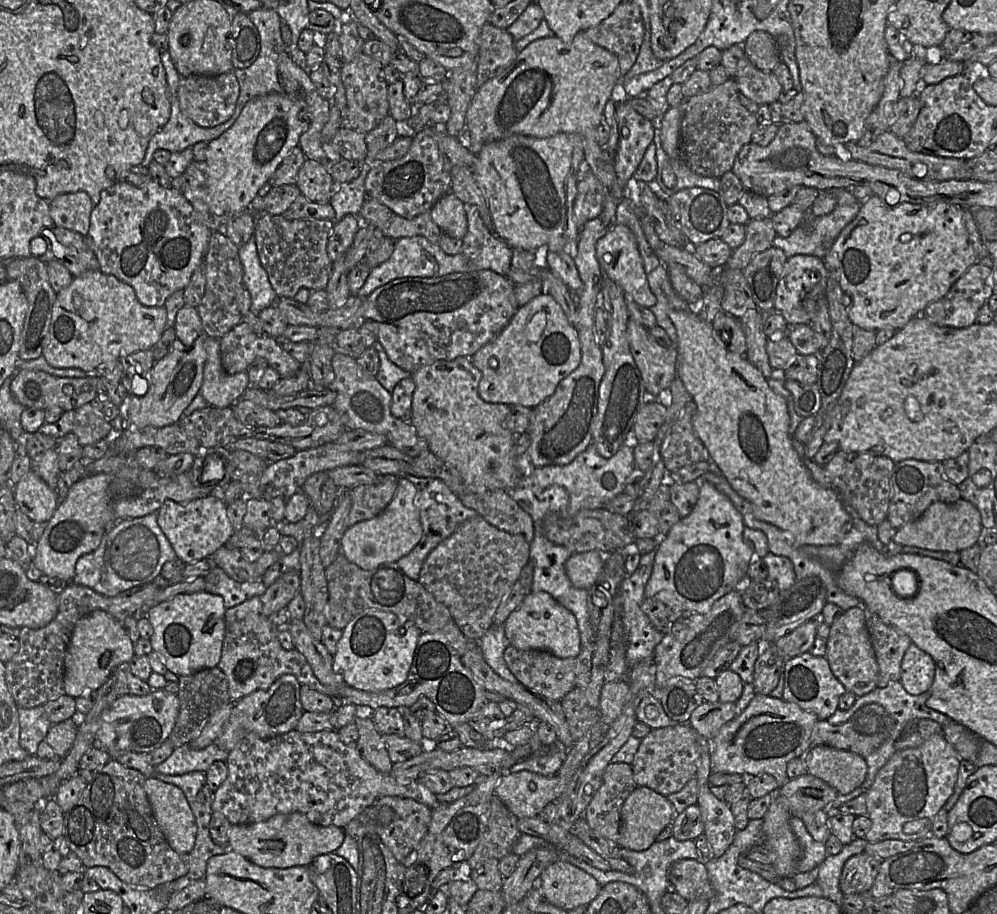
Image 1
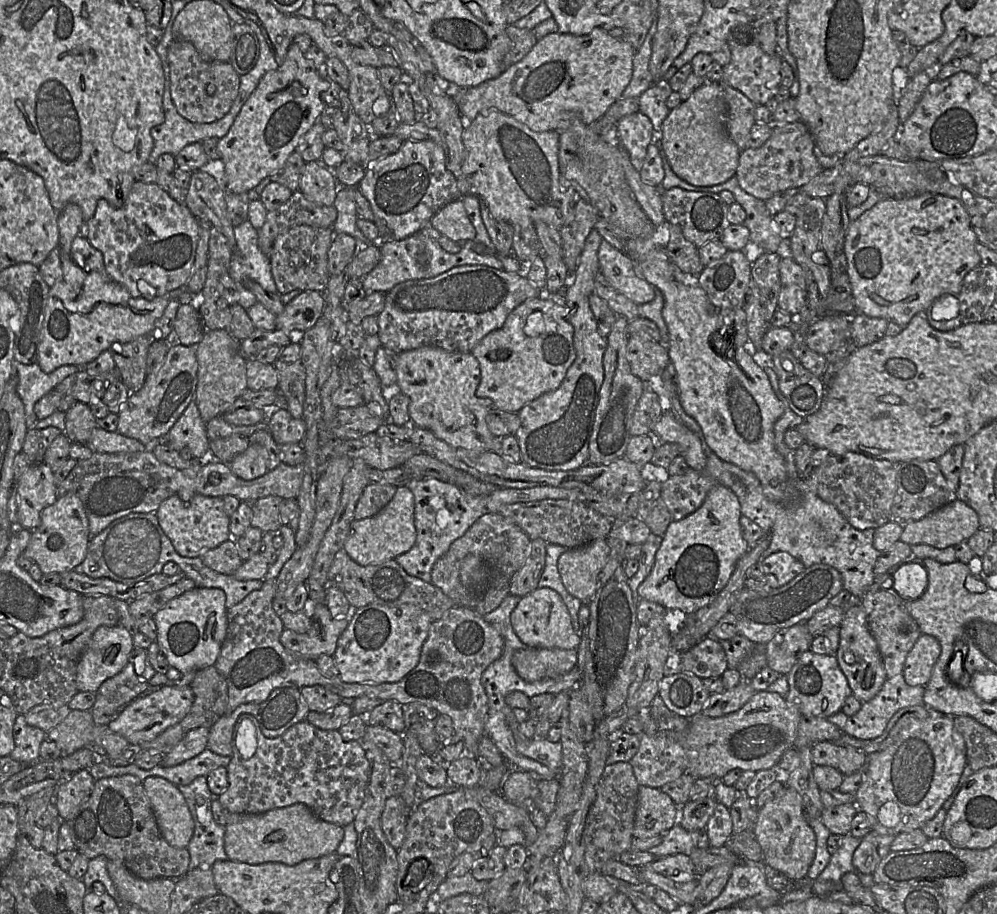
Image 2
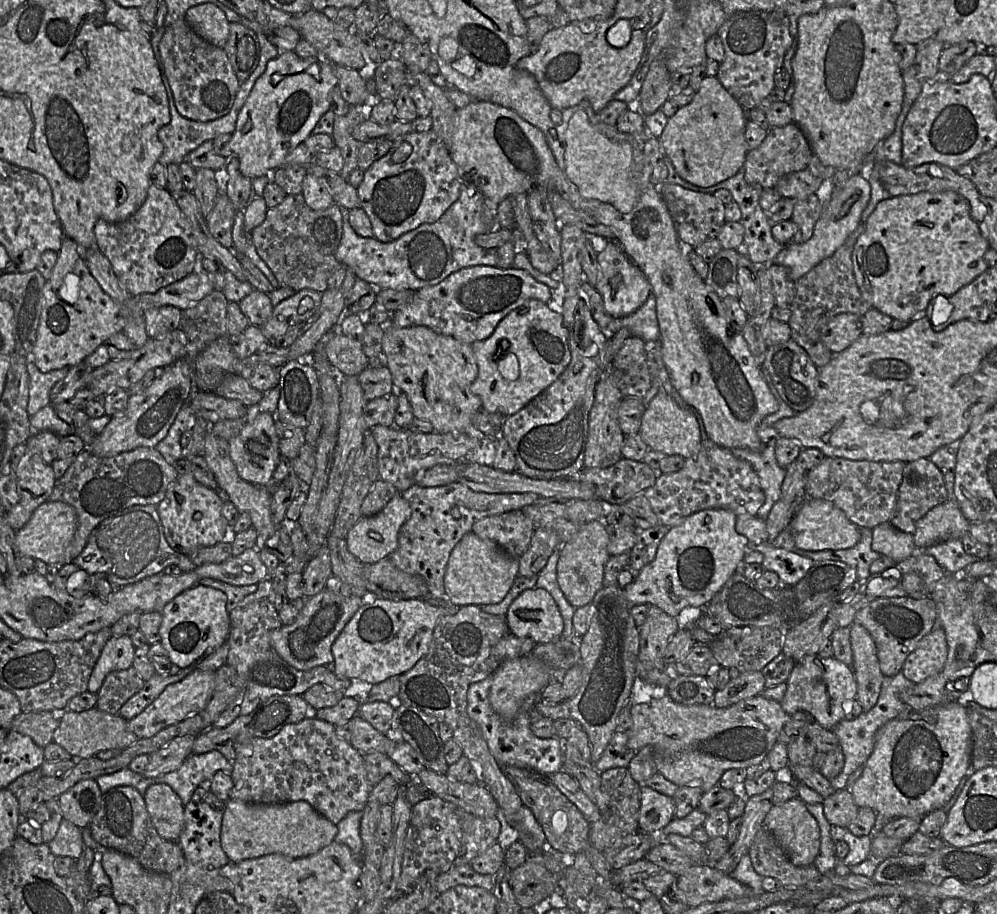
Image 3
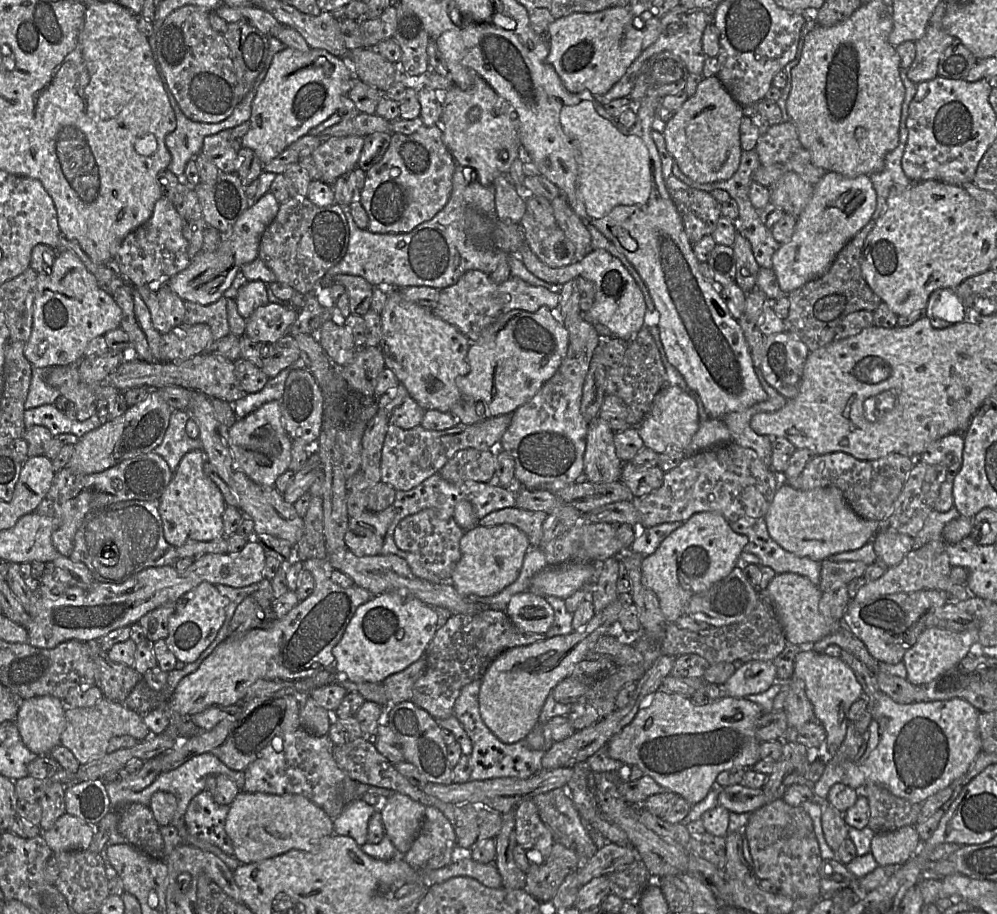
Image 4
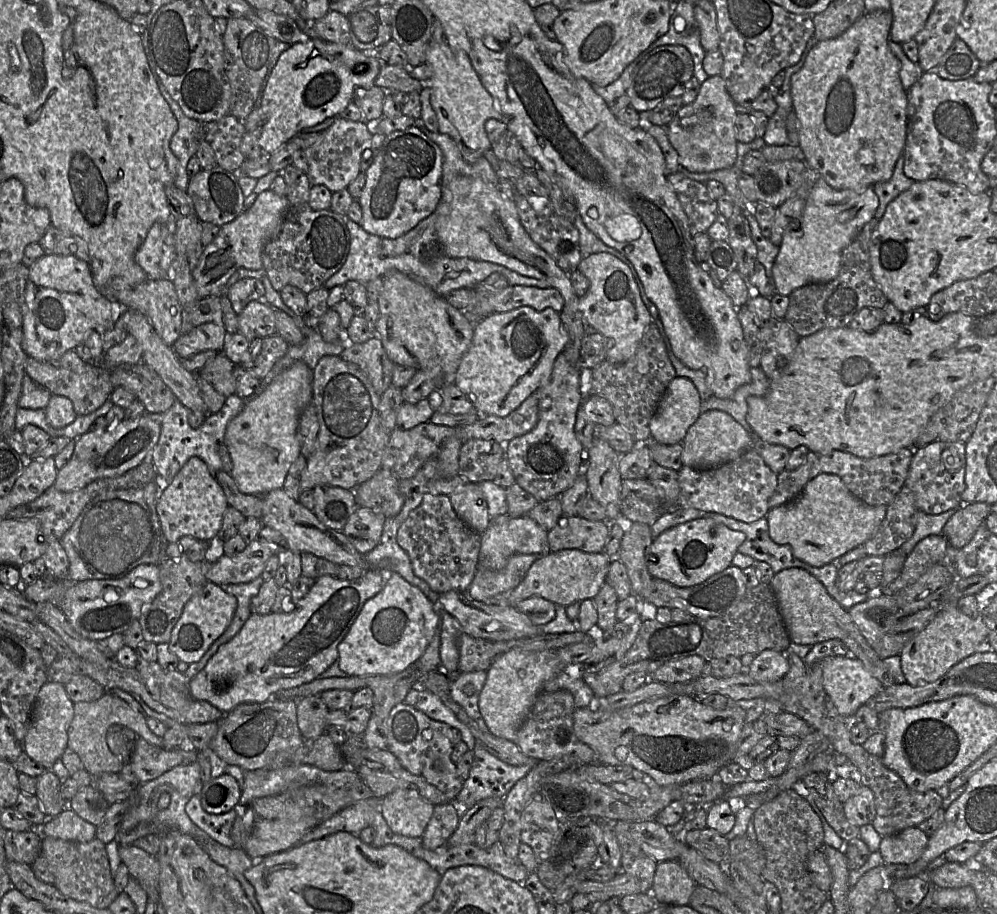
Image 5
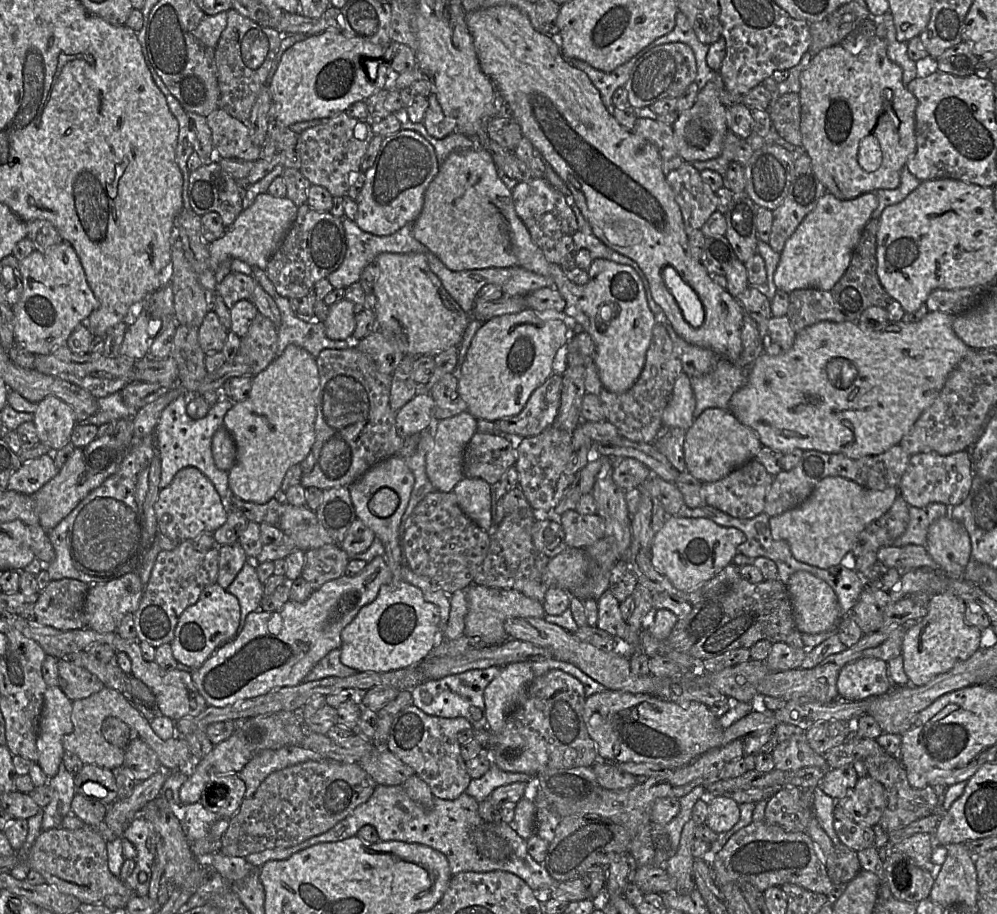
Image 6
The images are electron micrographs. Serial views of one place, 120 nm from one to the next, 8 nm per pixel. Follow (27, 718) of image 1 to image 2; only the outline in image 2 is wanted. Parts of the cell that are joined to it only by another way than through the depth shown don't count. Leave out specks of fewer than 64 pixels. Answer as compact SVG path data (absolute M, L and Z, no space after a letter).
M18 714L13 727L15 747L9 755L14 760L31 765L40 760L40 746L47 738L47 733L29 725L24 714Z

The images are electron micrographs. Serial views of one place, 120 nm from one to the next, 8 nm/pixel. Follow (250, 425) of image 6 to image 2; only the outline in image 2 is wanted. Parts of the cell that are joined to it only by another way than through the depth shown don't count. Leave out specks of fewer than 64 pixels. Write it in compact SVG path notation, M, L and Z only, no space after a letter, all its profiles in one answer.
M249 444L247 449L235 456L229 463L229 468L243 480L253 480L263 476L268 471L269 455L260 444Z

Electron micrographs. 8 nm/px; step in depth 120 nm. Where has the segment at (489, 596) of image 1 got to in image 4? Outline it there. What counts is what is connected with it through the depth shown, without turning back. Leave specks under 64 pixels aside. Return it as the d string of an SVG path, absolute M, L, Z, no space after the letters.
M516 507L494 511L481 519L478 525L492 527L512 524L524 532L531 547L539 547L542 538L542 526L548 514L544 511L528 511Z

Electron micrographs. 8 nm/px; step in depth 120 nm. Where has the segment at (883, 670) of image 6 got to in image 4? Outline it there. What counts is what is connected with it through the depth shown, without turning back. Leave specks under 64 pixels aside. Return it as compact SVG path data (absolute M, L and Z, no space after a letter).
M813 644L798 645L802 651L797 655L794 663L793 678L803 680L805 692L810 700L816 719L823 725L826 731L826 742L824 745L824 756L833 757L844 743L849 720L847 713L851 705L863 696L863 689L858 682L853 670L841 659L826 655L825 653L816 652L812 649Z

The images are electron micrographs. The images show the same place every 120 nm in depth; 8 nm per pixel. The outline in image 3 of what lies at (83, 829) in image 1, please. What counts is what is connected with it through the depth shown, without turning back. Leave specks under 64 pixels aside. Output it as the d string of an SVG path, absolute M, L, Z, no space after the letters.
M117 786L103 793L100 808L88 827L93 839L101 846L133 857L149 871L171 874L186 862L180 844L165 840L158 834L147 811L144 796L132 786Z

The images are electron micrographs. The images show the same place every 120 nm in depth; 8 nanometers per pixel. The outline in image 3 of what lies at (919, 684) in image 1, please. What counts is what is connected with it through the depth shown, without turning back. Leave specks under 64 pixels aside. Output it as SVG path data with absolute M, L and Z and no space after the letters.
M936 626L917 643L916 648L907 656L902 672L913 683L921 683L943 669L947 653L945 632L943 628Z

